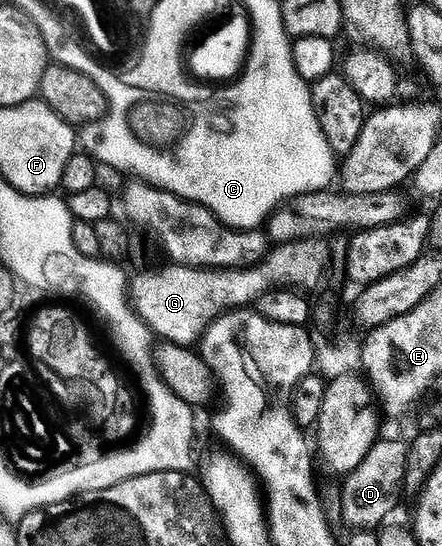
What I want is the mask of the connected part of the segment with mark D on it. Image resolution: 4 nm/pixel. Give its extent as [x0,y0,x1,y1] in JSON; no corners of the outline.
[342,440,410,530]

